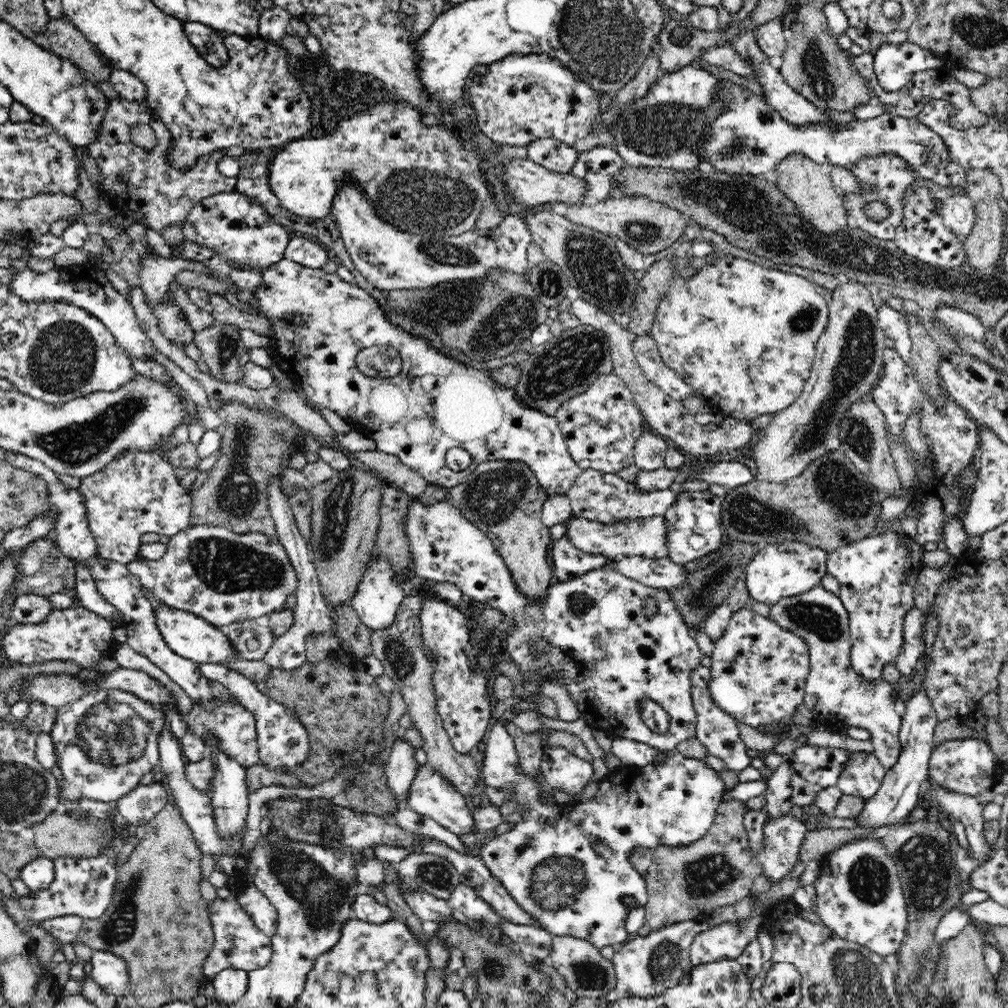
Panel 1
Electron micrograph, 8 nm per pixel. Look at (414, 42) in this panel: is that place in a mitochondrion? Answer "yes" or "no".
no

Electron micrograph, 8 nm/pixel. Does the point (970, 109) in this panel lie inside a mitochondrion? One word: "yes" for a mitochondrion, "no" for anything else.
no

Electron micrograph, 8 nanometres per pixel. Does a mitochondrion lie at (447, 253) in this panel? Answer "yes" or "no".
yes

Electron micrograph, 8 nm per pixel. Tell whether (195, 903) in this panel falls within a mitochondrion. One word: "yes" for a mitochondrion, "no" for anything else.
no

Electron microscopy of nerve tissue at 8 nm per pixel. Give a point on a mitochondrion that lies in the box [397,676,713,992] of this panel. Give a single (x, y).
(558, 880)

